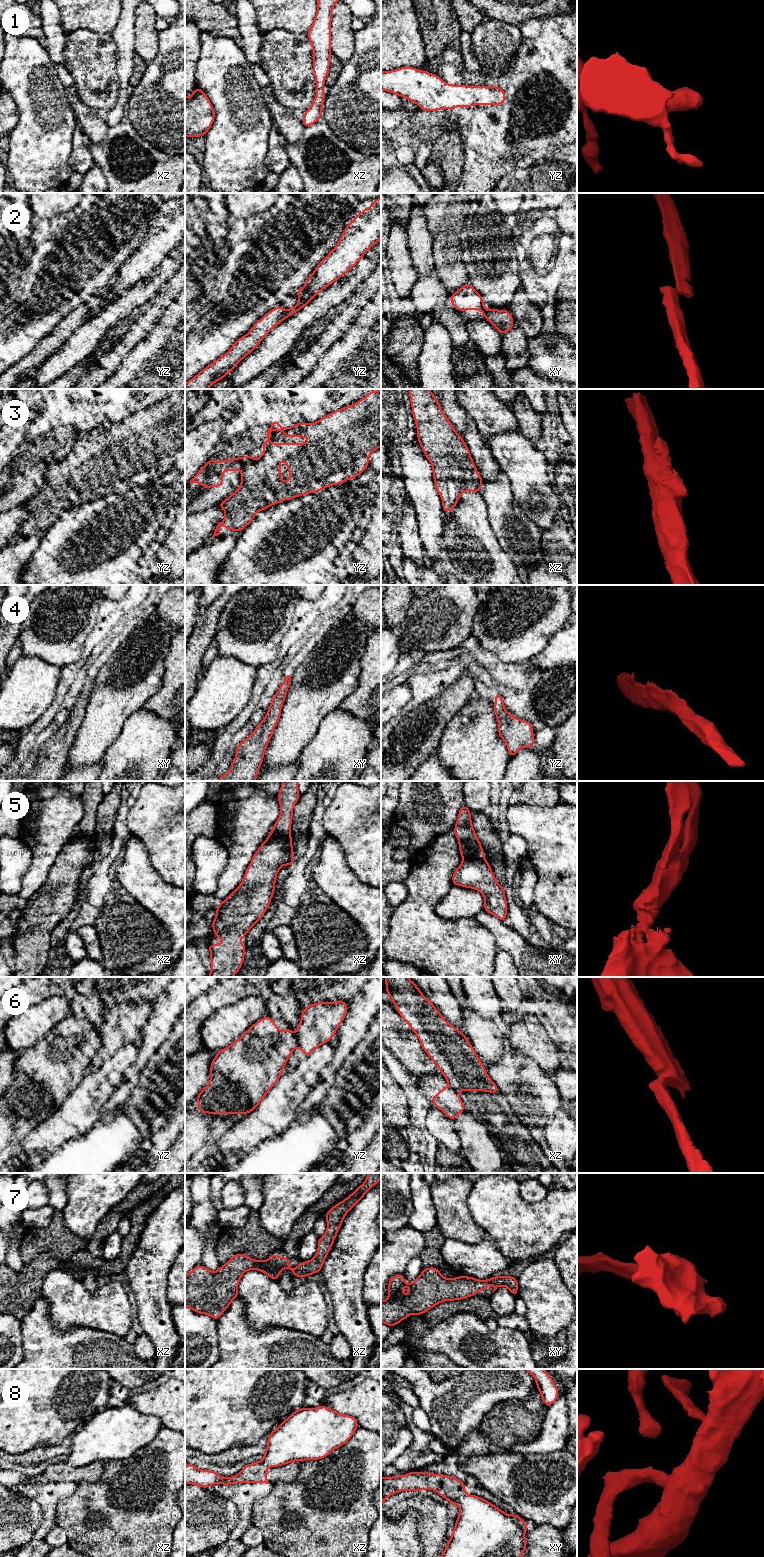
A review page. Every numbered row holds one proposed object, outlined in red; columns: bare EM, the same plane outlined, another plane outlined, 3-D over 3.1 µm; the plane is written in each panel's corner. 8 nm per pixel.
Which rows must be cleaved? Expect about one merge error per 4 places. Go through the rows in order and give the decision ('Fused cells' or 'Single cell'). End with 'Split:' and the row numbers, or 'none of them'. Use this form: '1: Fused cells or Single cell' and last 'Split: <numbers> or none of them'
1: Single cell
2: Fused cells
3: Single cell
4: Single cell
5: Fused cells
6: Fused cells
7: Single cell
8: Fused cells
Split: 2, 5, 6, 8

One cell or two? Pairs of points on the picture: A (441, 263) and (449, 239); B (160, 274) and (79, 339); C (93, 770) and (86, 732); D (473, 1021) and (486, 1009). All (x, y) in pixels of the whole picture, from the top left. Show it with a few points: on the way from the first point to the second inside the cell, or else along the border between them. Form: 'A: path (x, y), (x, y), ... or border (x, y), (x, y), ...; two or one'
A: path (447, 257), (448, 245); one
B: path (140, 294), (132, 298), (99, 325); one
C: border (101, 758), (82, 767), (69, 769); two
D: border (466, 1002), (481, 1016), (492, 1020); two

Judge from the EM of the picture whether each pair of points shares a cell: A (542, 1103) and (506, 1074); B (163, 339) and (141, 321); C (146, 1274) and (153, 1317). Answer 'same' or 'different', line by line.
A: same
B: different
C: same

